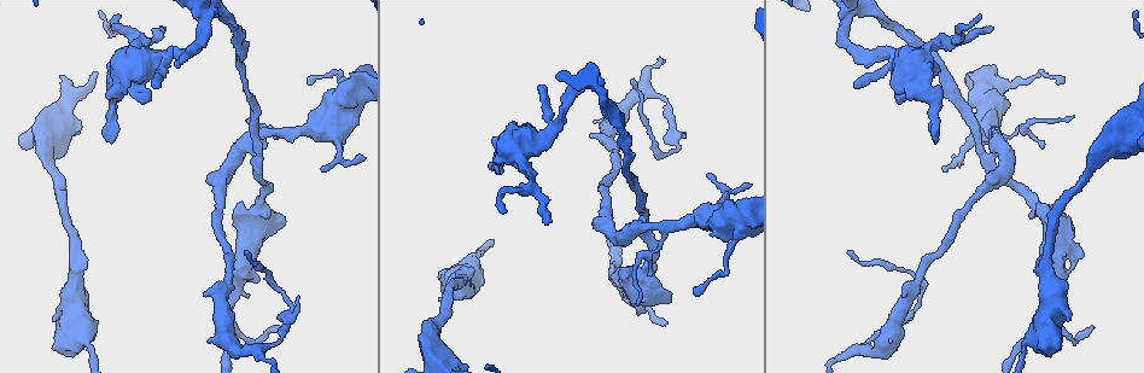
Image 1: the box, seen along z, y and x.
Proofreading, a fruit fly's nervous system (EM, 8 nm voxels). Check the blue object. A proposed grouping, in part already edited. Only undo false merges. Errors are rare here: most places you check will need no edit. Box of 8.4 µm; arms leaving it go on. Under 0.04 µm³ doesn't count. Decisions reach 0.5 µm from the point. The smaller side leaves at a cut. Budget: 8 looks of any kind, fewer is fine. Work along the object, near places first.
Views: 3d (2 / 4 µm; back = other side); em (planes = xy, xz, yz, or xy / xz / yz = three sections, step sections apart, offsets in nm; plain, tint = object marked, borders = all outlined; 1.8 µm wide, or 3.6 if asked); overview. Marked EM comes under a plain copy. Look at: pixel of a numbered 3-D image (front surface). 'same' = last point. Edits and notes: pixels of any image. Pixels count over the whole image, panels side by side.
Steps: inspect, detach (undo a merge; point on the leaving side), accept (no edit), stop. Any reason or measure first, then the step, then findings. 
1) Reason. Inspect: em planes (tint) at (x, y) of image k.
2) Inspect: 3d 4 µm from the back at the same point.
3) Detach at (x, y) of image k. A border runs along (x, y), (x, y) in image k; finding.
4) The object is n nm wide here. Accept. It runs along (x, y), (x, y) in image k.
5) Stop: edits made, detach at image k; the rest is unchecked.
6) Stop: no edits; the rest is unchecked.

Thick turns thin. Inspect: 3d 2 µm from the back at (241, 265) of image 1.

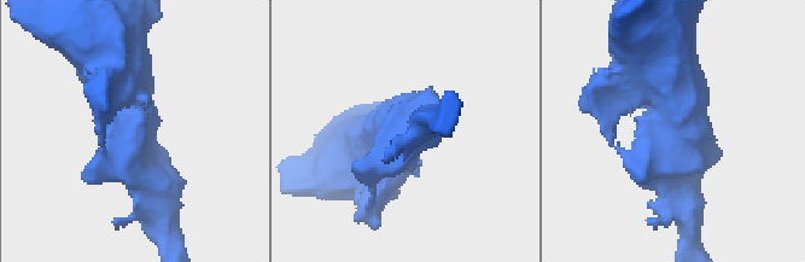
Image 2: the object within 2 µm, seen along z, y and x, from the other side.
Inspect: em planes (tint) at (128, 137) of image 2.

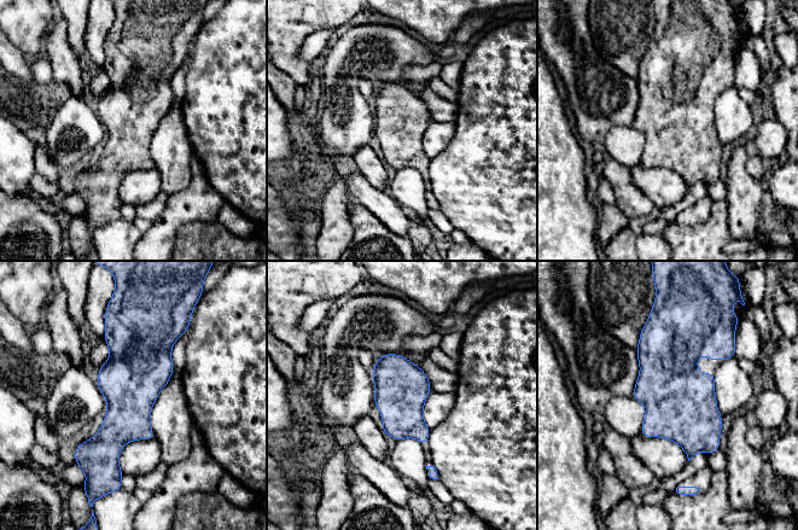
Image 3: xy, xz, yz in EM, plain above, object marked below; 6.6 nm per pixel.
The object is 360 nm wide here. Accept. One neuron here.

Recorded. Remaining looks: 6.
Branch point. Inspect: em 3.6 µm planes (tint) at (469, 266) of image 1.

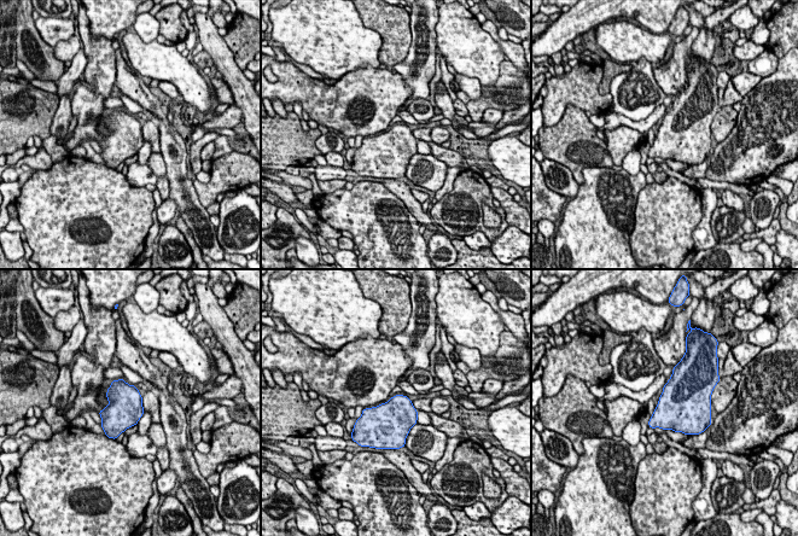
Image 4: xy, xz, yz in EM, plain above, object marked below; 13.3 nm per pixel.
Accept. Continuous, no second neuron.

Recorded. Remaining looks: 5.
Calibre changes. Inspect: 3d 4 µm from the back at (872, 336) of image 1.

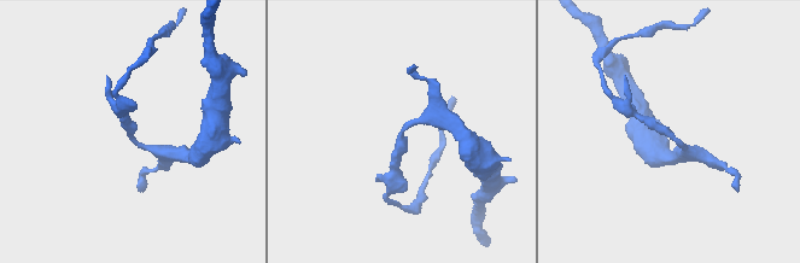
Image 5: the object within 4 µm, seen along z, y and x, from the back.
Inspect: em xy step 16 (tint) at (402, 136) of image 5.

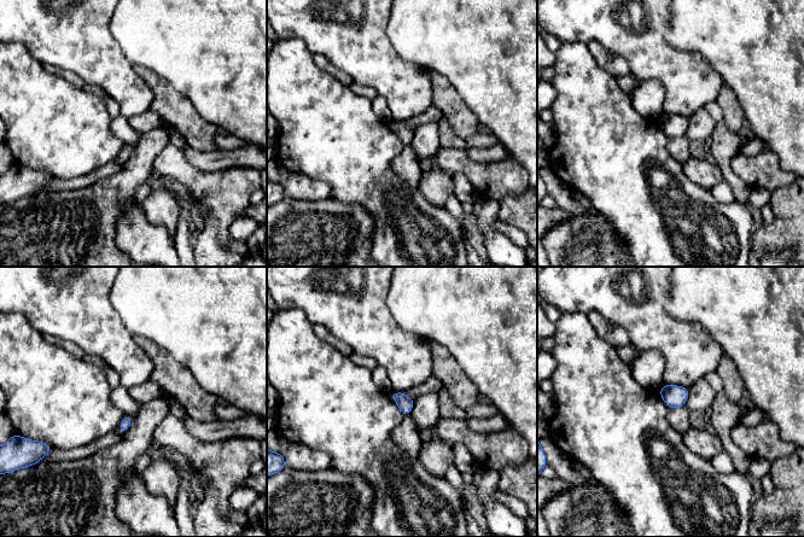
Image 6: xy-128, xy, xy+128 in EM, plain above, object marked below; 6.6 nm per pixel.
Cut it another way. Inspect: em planes (borders) at the same point.

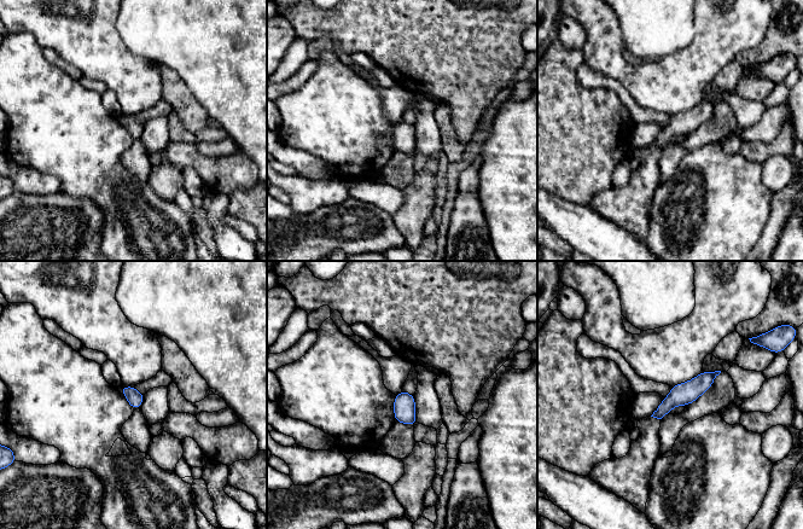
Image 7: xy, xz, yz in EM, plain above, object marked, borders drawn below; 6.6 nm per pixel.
The object is 110 nm wide here. Accept. All the same neuron.

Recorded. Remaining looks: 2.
Stop: no edits; the rest is unchecked.

